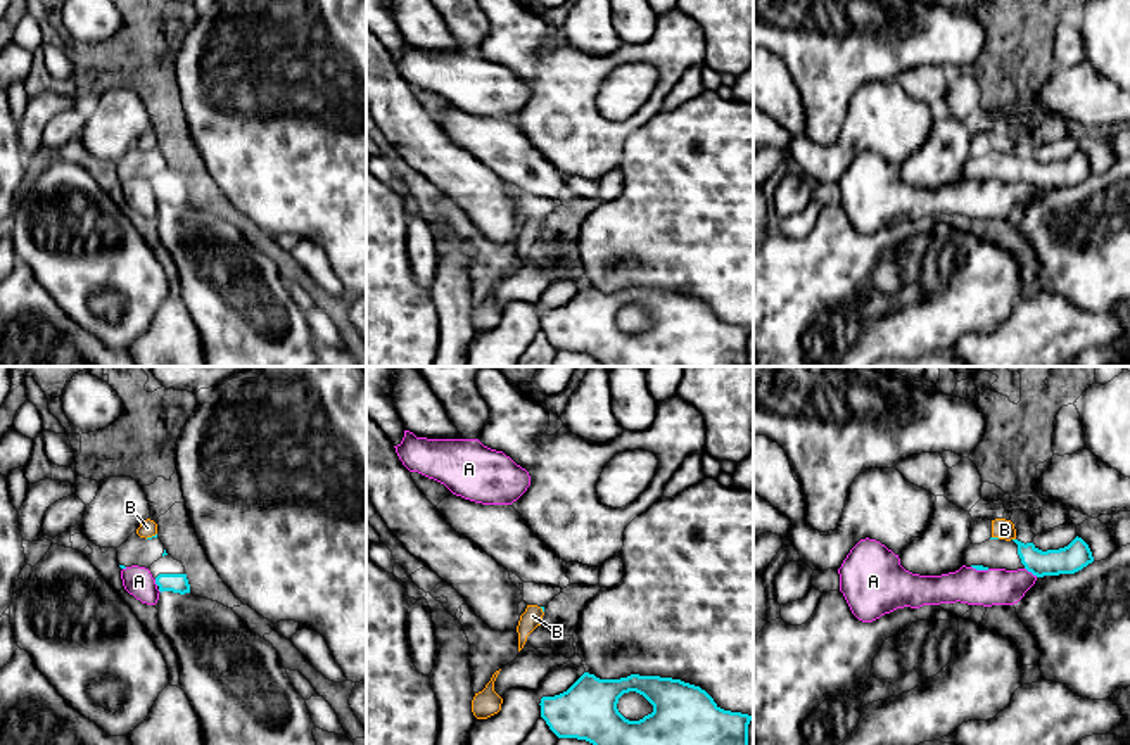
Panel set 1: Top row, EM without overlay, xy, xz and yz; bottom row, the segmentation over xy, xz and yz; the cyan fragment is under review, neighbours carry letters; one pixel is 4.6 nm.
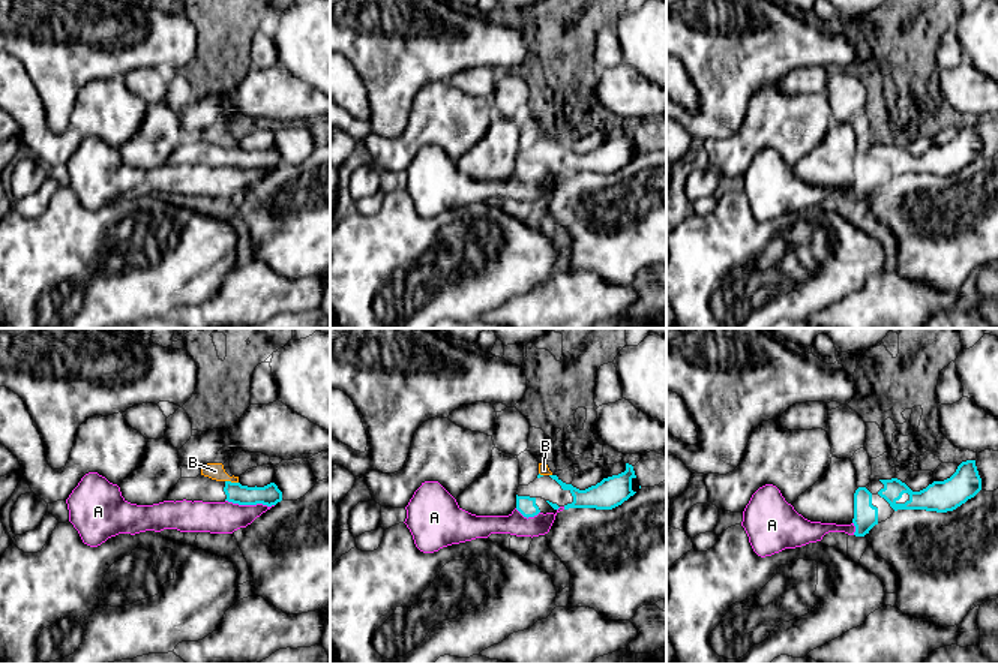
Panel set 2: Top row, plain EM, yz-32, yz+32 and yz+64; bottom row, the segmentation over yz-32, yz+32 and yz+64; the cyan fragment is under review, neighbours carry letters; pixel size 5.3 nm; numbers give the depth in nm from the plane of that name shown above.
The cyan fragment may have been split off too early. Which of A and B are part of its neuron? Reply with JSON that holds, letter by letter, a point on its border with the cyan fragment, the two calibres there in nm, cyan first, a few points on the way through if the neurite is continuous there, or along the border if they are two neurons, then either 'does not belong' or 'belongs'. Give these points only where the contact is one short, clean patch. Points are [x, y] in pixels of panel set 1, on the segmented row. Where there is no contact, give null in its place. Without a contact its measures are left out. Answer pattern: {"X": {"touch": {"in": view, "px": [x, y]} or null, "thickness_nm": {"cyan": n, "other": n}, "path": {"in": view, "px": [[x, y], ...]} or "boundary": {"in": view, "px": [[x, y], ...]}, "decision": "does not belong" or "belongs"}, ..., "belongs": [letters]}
{"A": {"touch": {"in": "yz", "px": [1032, 573]}, "thickness_nm": {"cyan": 130, "other": 180}, "decision": "does not belong"}, "B": {"touch": {"in": "xy", "px": [152, 536]}, "thickness_nm": {"cyan": 20, "other": 80}, "boundary": {"in": "xy", "px": [[156, 533], [146, 538]]}, "decision": "does not belong"}, "belongs": []}

